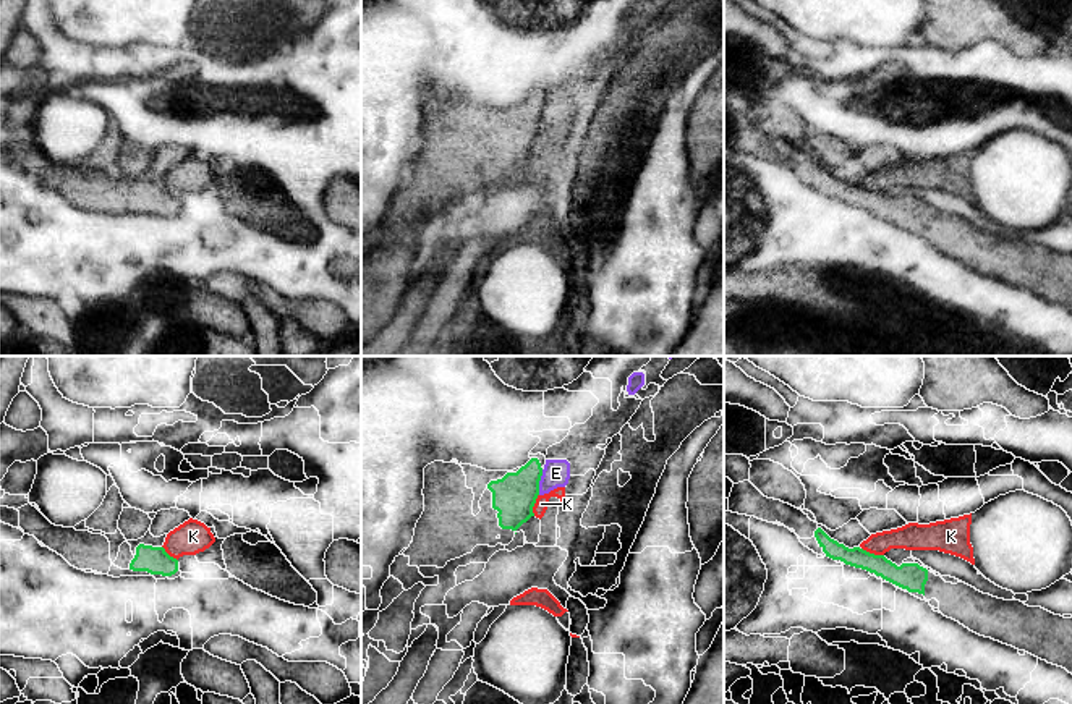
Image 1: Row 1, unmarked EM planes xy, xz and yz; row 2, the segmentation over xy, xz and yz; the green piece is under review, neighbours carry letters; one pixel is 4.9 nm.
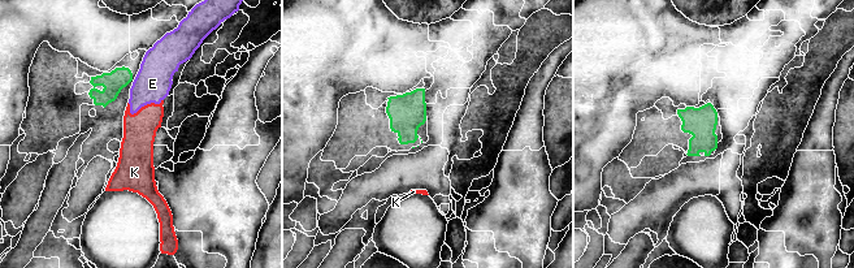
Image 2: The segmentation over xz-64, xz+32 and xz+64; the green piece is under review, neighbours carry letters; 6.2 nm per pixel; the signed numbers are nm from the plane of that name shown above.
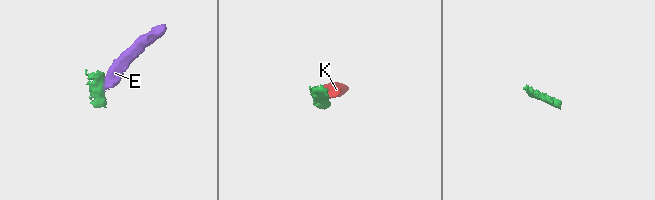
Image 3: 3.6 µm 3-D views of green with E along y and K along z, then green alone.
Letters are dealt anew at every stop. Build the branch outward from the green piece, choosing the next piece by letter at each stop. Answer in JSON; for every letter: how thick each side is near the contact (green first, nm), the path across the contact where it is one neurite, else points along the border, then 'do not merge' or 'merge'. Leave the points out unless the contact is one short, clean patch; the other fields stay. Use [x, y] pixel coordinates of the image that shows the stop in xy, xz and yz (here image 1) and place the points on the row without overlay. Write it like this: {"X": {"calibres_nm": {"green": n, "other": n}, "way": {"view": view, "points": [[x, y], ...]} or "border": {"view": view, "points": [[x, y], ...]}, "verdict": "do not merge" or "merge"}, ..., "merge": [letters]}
{"E": {"calibres_nm": {"green": 220, "other": 140}, "border": {"view": "xz", "points": [[543, 107], [538, 131]]}, "verdict": "do not merge"}, "K": {"calibres_nm": {"green": 140, "other": 140}, "border": {"view": "yz", "points": [[862, 185], [883, 193]]}, "verdict": "do not merge"}, "merge": []}

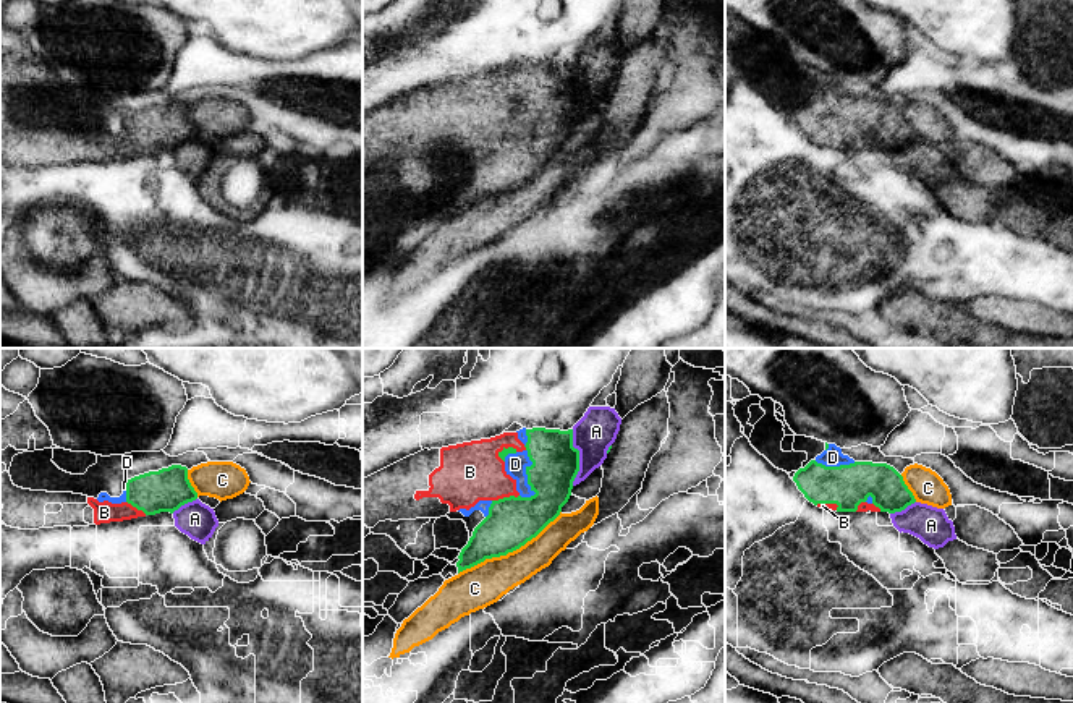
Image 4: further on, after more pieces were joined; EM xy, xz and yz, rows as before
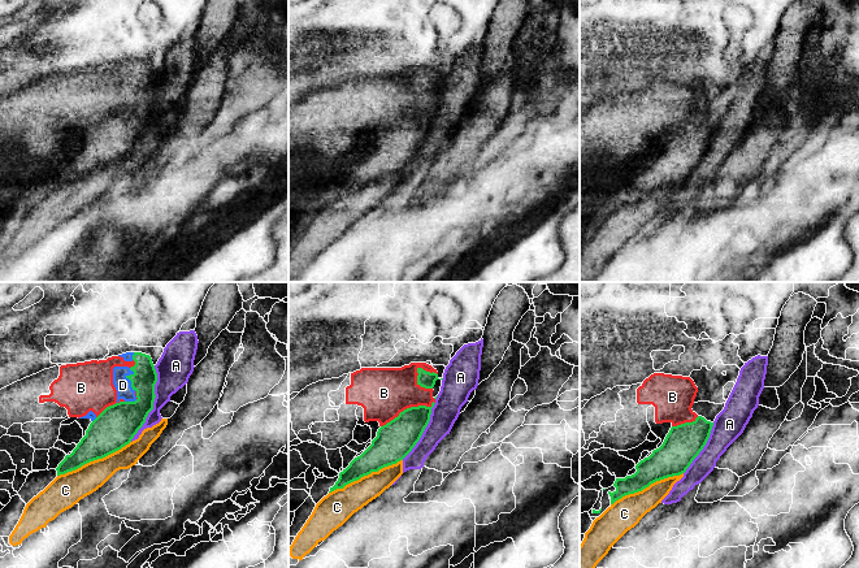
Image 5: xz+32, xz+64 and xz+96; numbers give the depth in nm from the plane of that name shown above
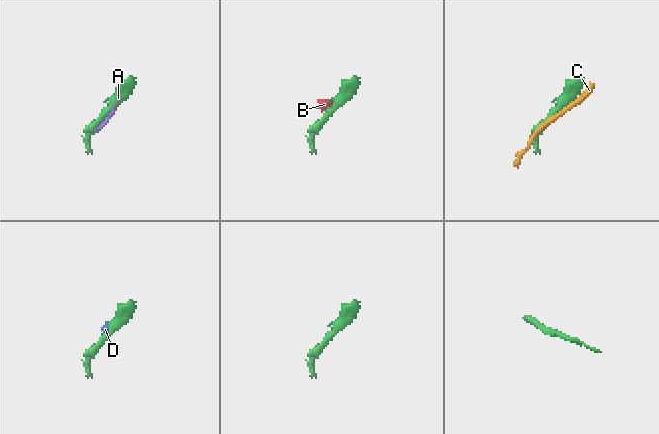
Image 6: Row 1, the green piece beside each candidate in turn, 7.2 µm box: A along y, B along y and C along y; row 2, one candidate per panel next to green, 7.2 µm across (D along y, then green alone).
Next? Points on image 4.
{"A": {"calibres_nm": {"green": 240, "other": 200}, "verdict": "do not merge"}, "B": {"calibres_nm": {"green": 240, "other": 300}, "verdict": "merge"}, "C": {"calibres_nm": {"green": 240, "other": 200}, "verdict": "do not merge"}, "D": {"calibres_nm": {"green": 240, "other": 110}, "verdict": "merge"}, "merge": ["B", "D"]}

